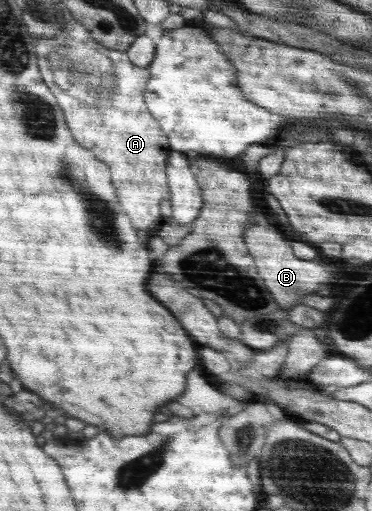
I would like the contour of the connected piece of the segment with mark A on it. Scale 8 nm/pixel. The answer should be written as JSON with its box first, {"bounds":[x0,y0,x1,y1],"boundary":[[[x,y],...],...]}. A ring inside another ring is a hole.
{"bounds":[38,22,170,234],"boundary":[[[70,22],[56,38],[38,38],[38,60],[42,60],[42,78],[49,88],[58,92],[58,104],[66,108],[66,120],[70,120],[70,132],[78,136],[78,144],[86,144],[98,160],[106,160],[106,164],[110,164],[114,184],[118,184],[118,196],[122,196],[122,208],[126,208],[130,220],[134,220],[134,228],[142,228],[142,234],[155,233],[157,229],[154,226],[160,224],[160,202],[170,194],[164,168],[170,146],[166,134],[158,128],[144,104],[144,92],[152,74],[148,69],[135,65],[126,51],[106,48],[94,40],[89,29],[76,22]]]}

